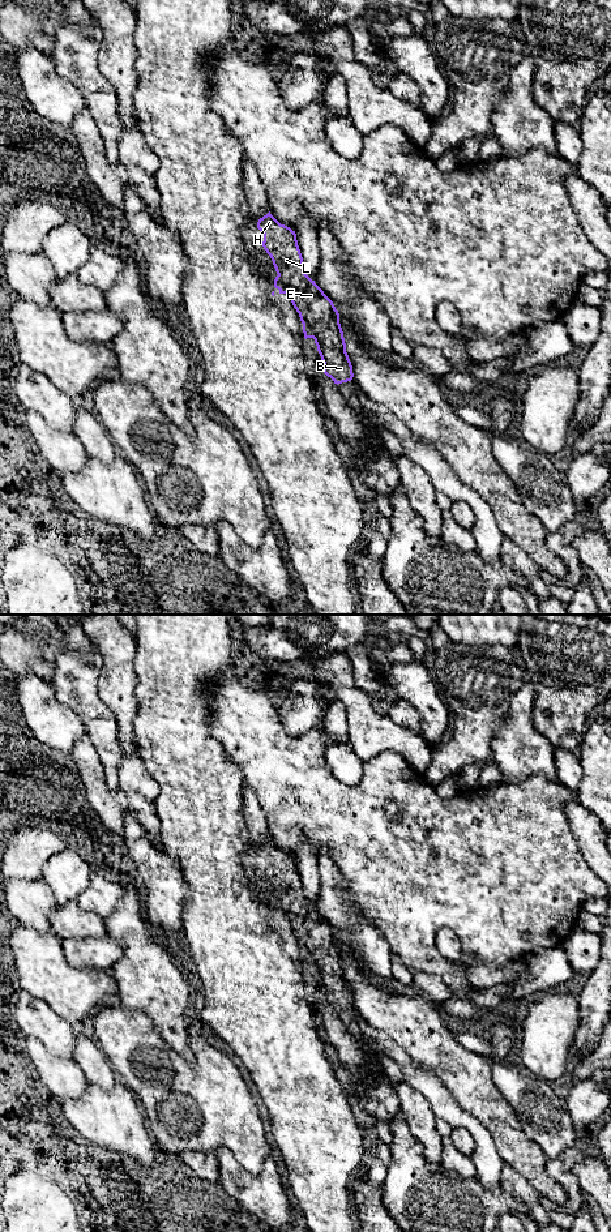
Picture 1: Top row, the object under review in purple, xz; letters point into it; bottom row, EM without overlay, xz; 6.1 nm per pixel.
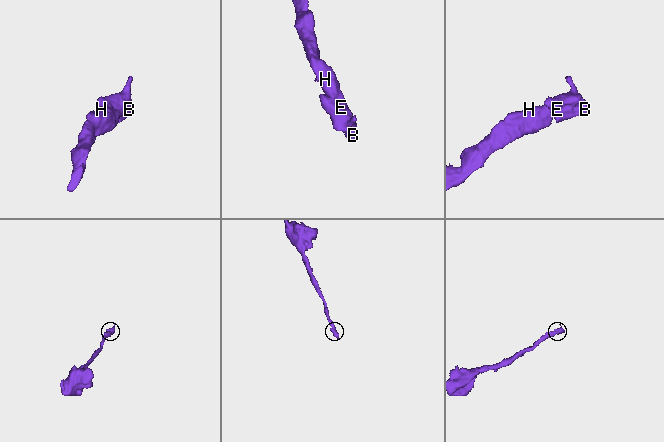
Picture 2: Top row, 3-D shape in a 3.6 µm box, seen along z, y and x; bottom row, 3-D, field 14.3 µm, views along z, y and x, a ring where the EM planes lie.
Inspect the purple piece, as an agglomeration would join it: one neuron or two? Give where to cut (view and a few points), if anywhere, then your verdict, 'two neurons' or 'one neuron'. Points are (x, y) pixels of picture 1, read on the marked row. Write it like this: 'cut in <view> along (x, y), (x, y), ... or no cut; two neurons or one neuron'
no cut; one neuron

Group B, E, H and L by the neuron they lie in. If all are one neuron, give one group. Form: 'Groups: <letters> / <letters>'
Groups: B E H L

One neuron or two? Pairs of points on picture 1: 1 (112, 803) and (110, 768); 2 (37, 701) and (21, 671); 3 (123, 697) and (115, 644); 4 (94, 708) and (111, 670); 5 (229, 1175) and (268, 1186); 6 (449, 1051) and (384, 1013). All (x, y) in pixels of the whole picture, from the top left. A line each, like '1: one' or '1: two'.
1: two
2: two
3: one
4: two
5: one
6: one

